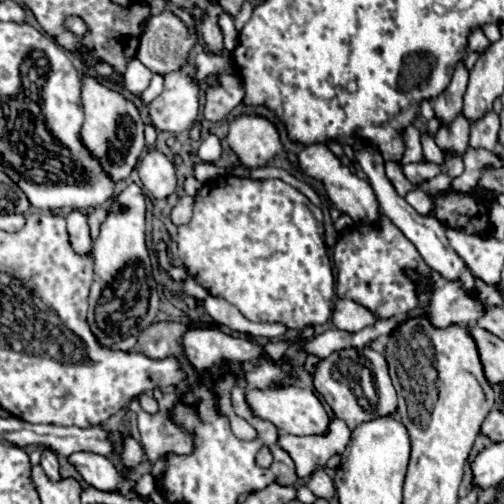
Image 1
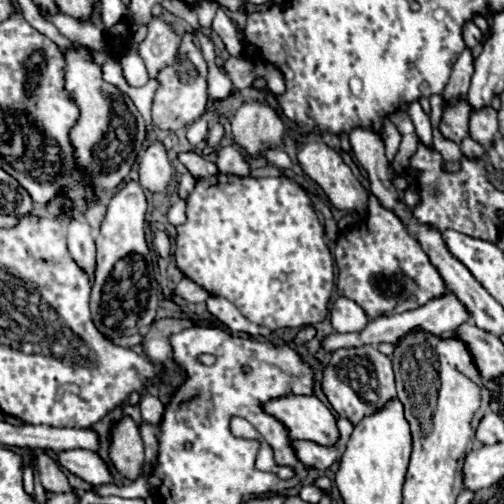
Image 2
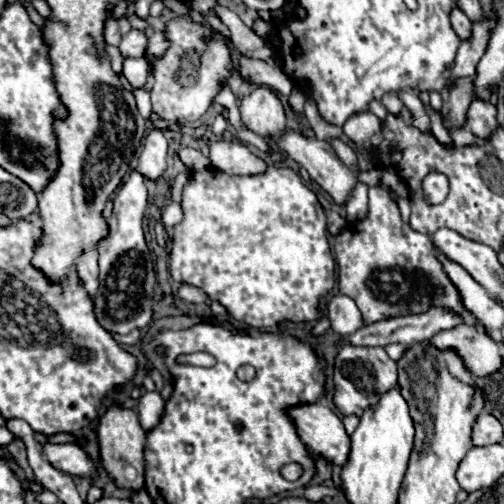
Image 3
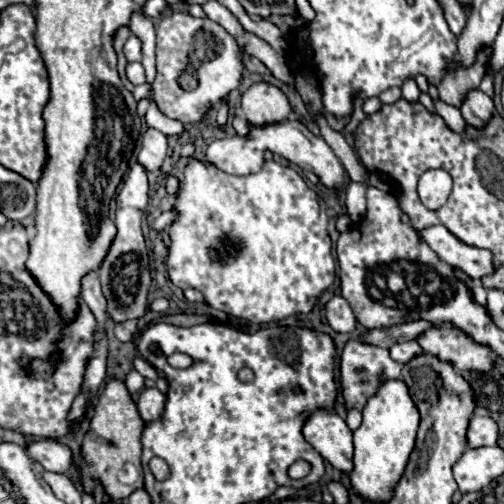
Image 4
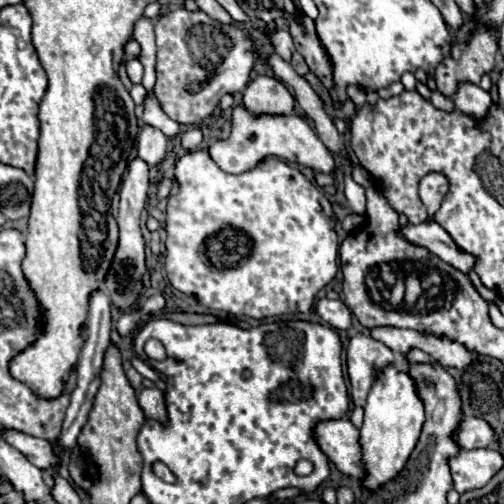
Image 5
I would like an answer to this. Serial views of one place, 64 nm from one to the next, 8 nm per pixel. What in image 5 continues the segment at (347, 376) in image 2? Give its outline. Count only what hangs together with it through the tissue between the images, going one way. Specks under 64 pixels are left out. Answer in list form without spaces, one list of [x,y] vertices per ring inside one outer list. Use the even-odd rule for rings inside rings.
[[[356,334],[354,338],[350,338],[346,366],[350,376],[350,396],[356,406],[366,404],[366,396],[378,372],[394,360],[394,352],[380,340],[364,334]]]

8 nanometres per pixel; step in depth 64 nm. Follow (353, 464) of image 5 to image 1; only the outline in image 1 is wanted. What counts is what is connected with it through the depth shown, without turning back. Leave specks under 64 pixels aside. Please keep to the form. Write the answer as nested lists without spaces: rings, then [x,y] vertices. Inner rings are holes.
[[[280,386],[270,390],[252,390],[246,396],[252,412],[262,418],[276,424],[280,434],[294,434],[294,436],[324,436],[328,432],[330,416],[326,414],[322,402],[316,398],[316,394],[308,388],[296,388],[296,386]]]

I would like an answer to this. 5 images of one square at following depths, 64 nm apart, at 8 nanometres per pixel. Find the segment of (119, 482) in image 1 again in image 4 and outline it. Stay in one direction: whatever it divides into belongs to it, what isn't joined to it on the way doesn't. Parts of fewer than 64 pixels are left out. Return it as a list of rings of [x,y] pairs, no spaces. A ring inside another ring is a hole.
[[[28,440],[26,454],[50,472],[68,472],[76,466],[70,448],[54,440]]]

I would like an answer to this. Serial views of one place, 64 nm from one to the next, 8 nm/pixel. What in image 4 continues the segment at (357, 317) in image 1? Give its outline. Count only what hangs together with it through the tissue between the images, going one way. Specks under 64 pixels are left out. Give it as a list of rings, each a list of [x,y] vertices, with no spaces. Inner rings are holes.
[[[334,296],[330,302],[326,302],[324,312],[326,312],[326,320],[334,332],[354,332],[356,314],[342,296]]]

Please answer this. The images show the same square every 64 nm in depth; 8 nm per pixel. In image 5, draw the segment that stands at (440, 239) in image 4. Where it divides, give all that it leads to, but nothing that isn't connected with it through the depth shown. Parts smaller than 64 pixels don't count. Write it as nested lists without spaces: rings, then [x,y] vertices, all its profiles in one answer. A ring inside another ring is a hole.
[[[428,216],[428,220],[420,222],[420,224],[406,224],[398,228],[398,236],[408,240],[410,244],[428,248],[434,256],[438,256],[440,260],[452,264],[454,268],[468,272],[474,266],[474,258],[466,252],[460,252],[454,244],[454,240],[450,238],[450,234],[432,220],[432,216]]]

